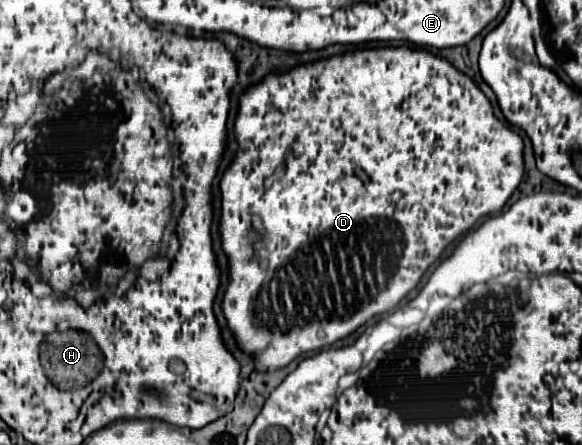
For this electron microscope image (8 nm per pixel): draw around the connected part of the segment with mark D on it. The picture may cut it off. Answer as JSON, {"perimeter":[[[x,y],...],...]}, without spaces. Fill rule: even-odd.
{"perimeter":[[[361,50],[331,56],[315,64],[297,66],[283,76],[267,76],[261,84],[249,88],[241,96],[239,114],[235,120],[235,136],[239,152],[235,162],[221,178],[221,240],[223,250],[231,262],[231,280],[225,292],[223,312],[239,347],[255,356],[257,370],[283,368],[303,352],[315,352],[331,346],[355,332],[375,314],[383,314],[395,308],[419,284],[425,270],[453,240],[473,228],[479,218],[499,212],[505,206],[523,178],[521,136],[493,116],[491,102],[469,76],[455,70],[447,60],[435,58],[425,50]],[[267,302],[273,302],[273,310],[267,310]]]}

